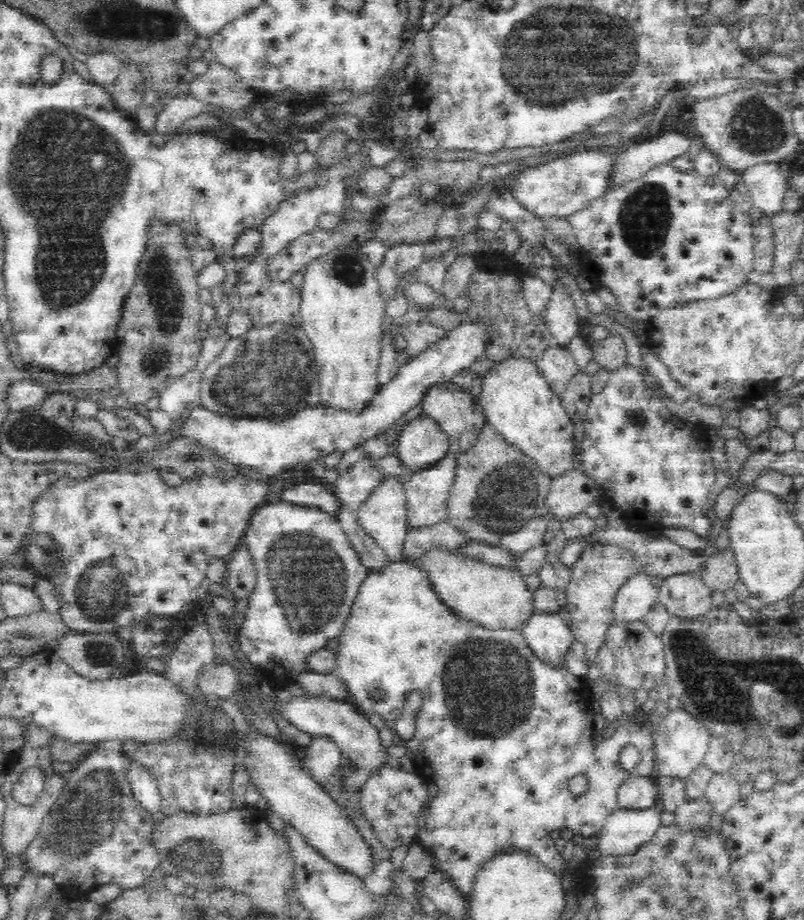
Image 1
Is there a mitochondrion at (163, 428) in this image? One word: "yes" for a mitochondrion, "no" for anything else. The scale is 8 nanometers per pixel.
no

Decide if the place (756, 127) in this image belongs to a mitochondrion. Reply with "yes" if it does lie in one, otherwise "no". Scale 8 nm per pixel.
yes

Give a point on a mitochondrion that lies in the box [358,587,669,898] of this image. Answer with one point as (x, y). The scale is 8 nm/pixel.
(486, 681)

